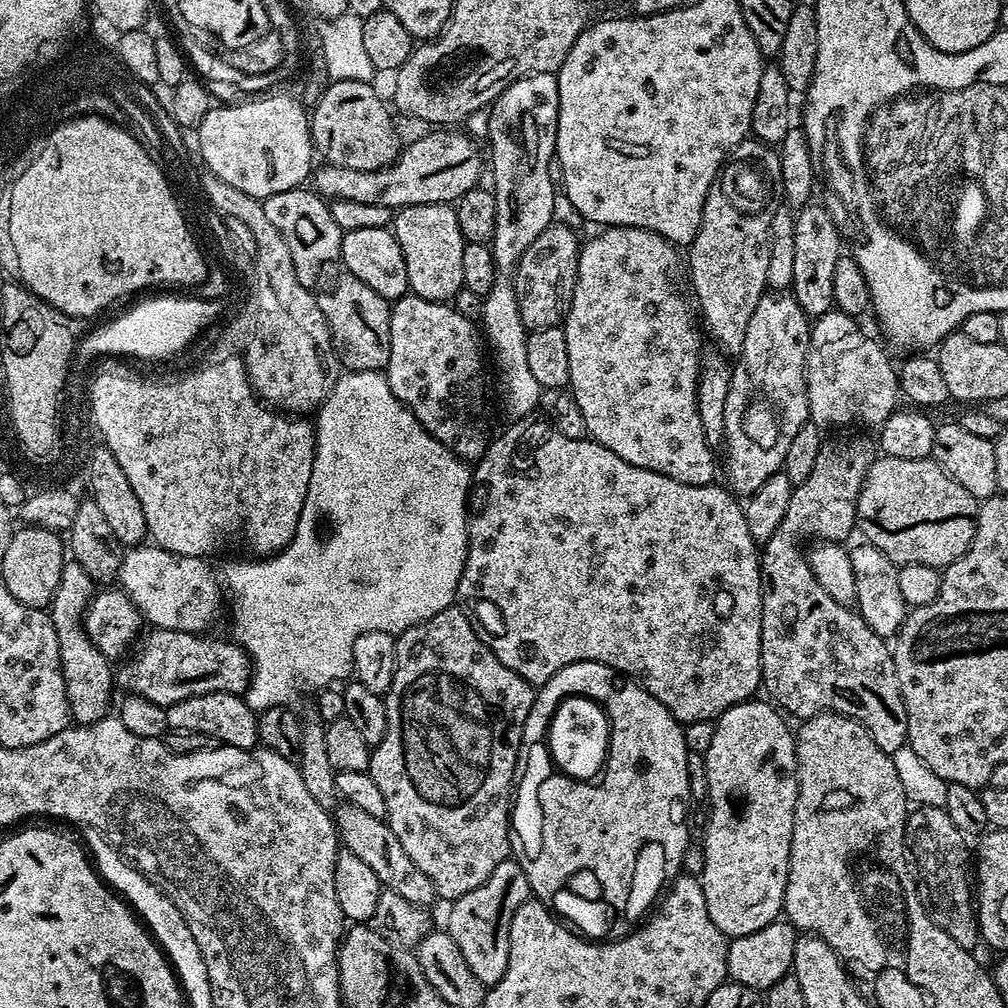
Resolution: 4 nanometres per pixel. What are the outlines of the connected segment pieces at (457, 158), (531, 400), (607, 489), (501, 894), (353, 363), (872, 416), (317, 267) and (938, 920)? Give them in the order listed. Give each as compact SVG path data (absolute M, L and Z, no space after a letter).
M432 130L429 136L420 136L413 144L399 149L398 155L387 168L370 170L350 170L342 166L321 163L311 173L310 184L325 201L349 200L350 202L370 202L389 210L409 208L412 204L447 204L459 200L462 194L477 187L480 176L480 152L463 136L460 130Z
M535 72L533 76L523 76L521 80L515 80L510 87L501 94L499 98L493 100L490 105L488 116L488 140L492 143L492 172L496 175L496 185L494 191L496 194L496 225L494 226L494 234L490 249L492 251L492 261L496 268L496 281L492 284L487 296L482 300L482 325L484 324L483 335L486 337L486 344L492 347L492 352L496 355L496 368L500 371L500 381L497 382L496 388L500 391L500 400L504 403L504 412L508 416L528 416L538 408L538 385L534 382L534 374L530 374L530 366L526 363L526 342L528 337L522 318L518 314L518 302L516 301L516 290L513 284L514 269L520 260L520 255L526 250L526 246L530 246L530 242L534 242L534 238L538 238L538 234L542 234L542 230L546 230L554 222L556 215L556 198L558 195L557 185L554 183L554 176L548 173L548 167L553 167L554 153L556 151L556 123L558 122L558 82L554 79L551 72Z
M504 432L497 440L495 437L489 443L488 449L484 451L484 455L480 457L475 465L466 509L468 513L468 553L466 554L464 569L460 575L460 581L456 587L456 600L462 611L467 614L476 636L496 655L498 662L502 662L502 666L506 666L514 674L522 677L527 684L533 686L545 684L557 670L574 662L585 660L586 662L598 662L610 666L615 672L635 680L651 696L658 698L658 702L662 702L662 706L666 706L666 710L670 710L672 717L680 721L681 725L698 722L699 720L715 721L728 708L734 707L735 704L743 704L745 700L755 697L762 684L760 679L760 557L758 555L758 546L752 539L750 529L746 524L745 509L742 507L741 501L727 487L721 486L719 488L719 483L716 482L703 484L702 486L690 486L682 482L674 482L674 478L666 478L654 470L634 466L630 462L618 458L618 454L614 454L614 450L596 443L591 438L575 440L559 434L551 435L546 437L545 440L538 441L533 448L523 448L520 444L516 444L512 448L512 436L510 433Z
M509 858L498 862L494 872L474 890L462 894L451 901L448 912L447 935L454 938L458 950L462 950L462 958L466 958L466 966L474 970L474 974L485 986L496 984L506 970L508 961L508 934L514 910L523 900L529 899L530 889L524 867L519 859Z
M345 275L324 297L319 297L320 315L327 339L332 340L336 360L349 372L378 372L388 363L389 301L384 300L366 282Z
M834 308L815 319L809 340L802 344L809 417L821 430L846 424L879 426L897 409L897 369L879 346L859 331L858 324L855 317Z
M301 186L286 190L282 194L267 196L262 201L262 208L265 218L272 223L269 225L279 232L280 237L286 242L298 282L315 285L320 271L331 260L335 261L340 252L342 230L334 222L329 205L315 191Z
M916 806L909 811L908 821L904 824L904 838L910 845L916 891L920 893L926 914L934 926L946 930L946 934L950 934L960 948L975 949L975 944L981 943L980 922L976 918L974 884L969 872L969 841L964 833L954 826L954 822L950 822L950 814L943 808Z

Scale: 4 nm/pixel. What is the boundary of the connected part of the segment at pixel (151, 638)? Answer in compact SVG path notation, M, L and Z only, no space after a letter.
M157 628L149 631L140 653L133 660L125 662L115 673L114 680L124 694L131 694L141 700L148 700L159 708L170 707L174 702L182 702L191 696L206 694L207 692L235 692L243 693L248 687L249 676L253 667L249 663L249 656L240 645L235 642L228 643L222 640L206 640L202 634L193 632L176 632L172 628Z

